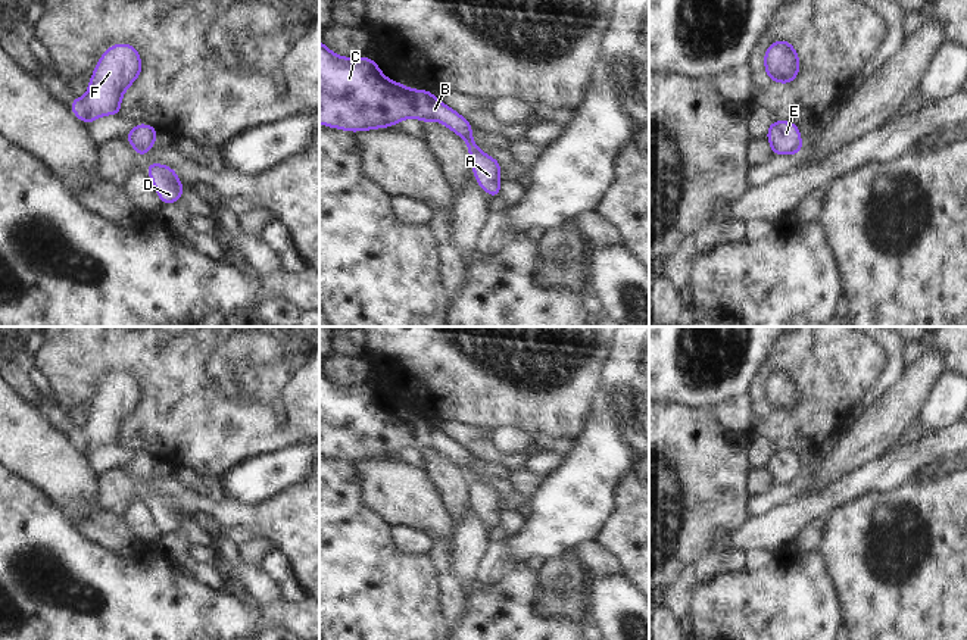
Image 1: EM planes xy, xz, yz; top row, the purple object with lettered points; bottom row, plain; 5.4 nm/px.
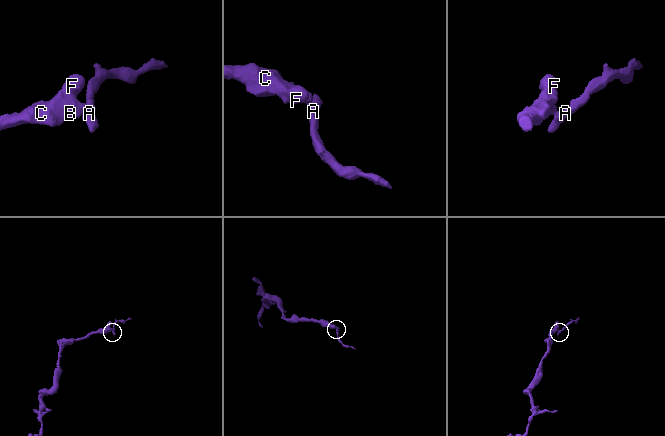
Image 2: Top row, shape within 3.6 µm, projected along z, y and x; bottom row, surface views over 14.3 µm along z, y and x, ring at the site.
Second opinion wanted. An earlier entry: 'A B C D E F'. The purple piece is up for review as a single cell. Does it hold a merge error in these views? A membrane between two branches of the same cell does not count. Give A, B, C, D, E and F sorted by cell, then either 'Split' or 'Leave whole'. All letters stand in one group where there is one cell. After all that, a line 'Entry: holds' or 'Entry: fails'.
Groups: A D / B C E F. Split.
Entry: fails

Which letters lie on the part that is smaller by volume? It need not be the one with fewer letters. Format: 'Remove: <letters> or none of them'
Remove: A, D

